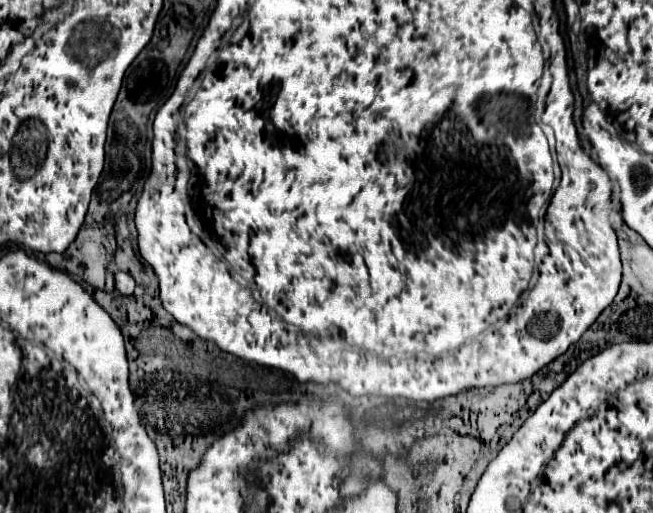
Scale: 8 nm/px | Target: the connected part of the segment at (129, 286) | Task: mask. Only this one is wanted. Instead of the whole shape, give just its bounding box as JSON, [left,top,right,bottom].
[115,272,135,294]

